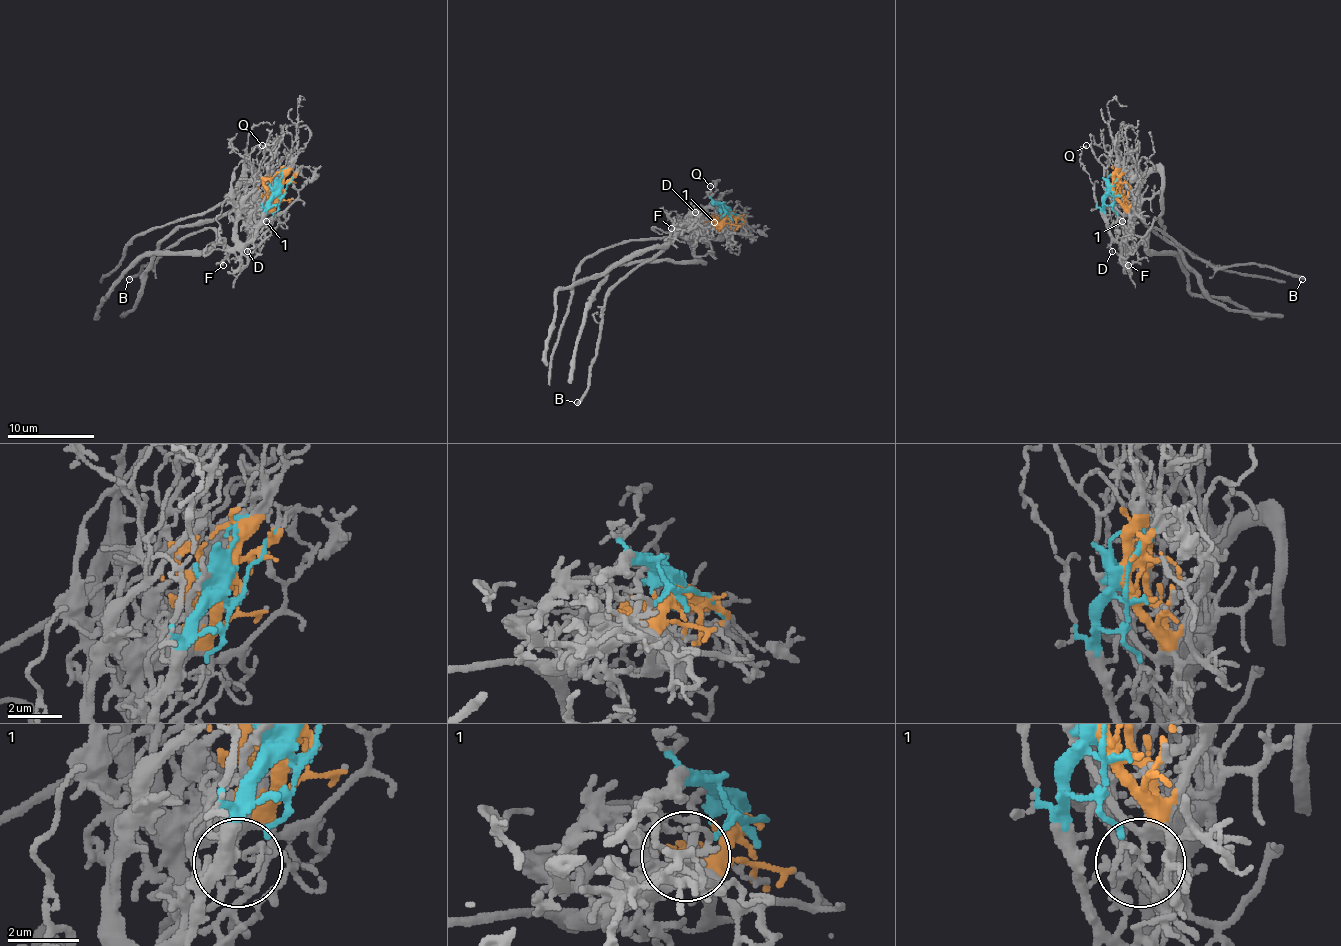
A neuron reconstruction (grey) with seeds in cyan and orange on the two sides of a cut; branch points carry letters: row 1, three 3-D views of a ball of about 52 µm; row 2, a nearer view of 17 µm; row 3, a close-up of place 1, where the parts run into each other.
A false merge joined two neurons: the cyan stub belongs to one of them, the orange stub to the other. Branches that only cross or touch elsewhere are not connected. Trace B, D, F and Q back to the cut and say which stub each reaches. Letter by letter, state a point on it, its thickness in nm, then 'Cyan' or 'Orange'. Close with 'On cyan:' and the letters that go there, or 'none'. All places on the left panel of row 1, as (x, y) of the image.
B: Place: (129, 279). Thickness 240 nm. Cyan
D: Place: (247, 251). Thickness 140 nm. Cyan
F: Place: (223, 265). Thickness 140 nm. Cyan
Q: Place: (262, 145). Thickness 120 nm. Cyan
On cyan: B, D, F, Q

